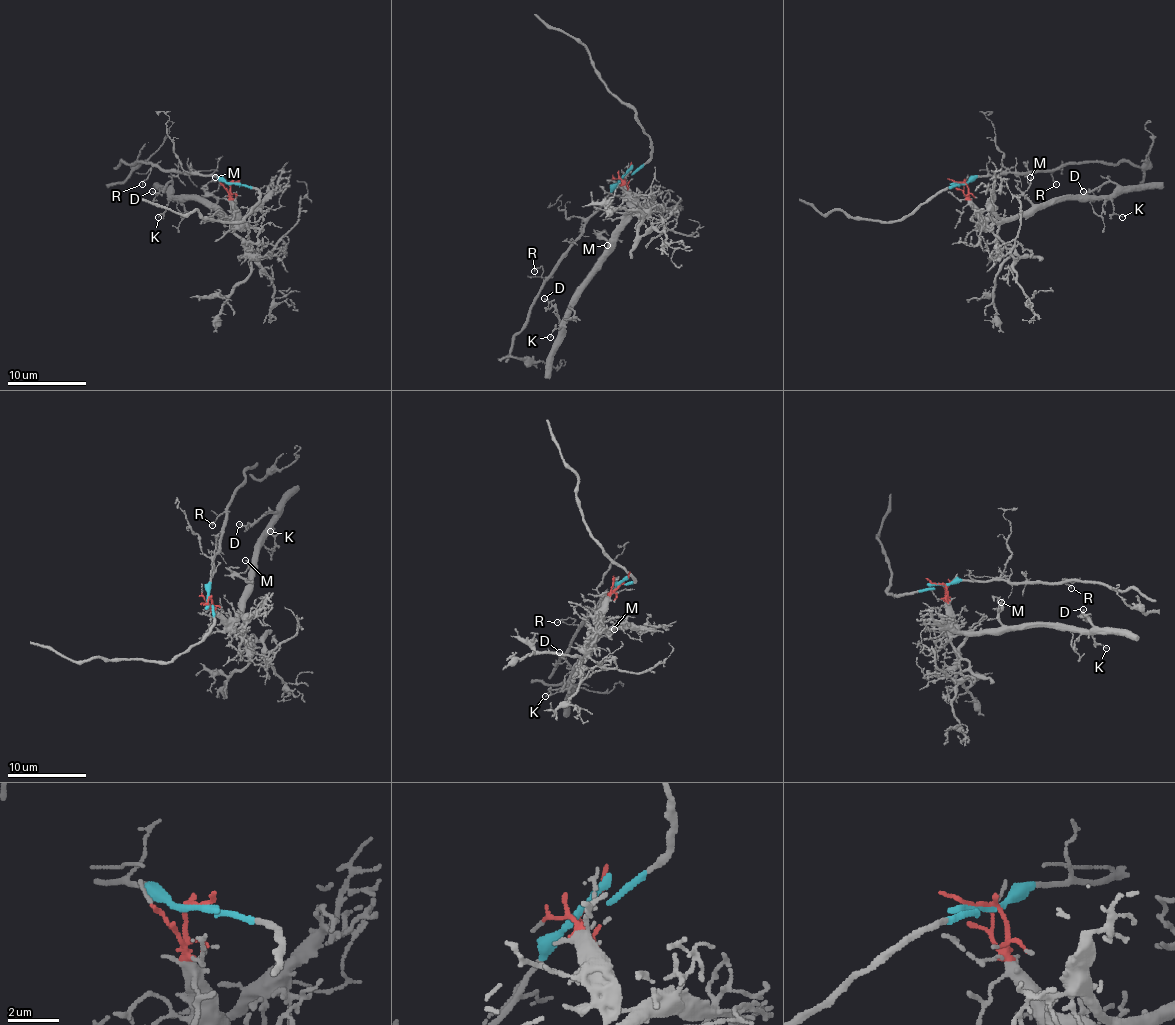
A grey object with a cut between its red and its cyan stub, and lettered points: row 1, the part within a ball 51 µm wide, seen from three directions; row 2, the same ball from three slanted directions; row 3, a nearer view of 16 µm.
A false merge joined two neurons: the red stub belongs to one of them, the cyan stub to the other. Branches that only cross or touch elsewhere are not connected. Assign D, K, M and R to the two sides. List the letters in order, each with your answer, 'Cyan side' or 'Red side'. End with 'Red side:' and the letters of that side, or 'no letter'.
D: Red side
K: Red side
M: Red side
R: Cyan side
Red side: D, K, M

